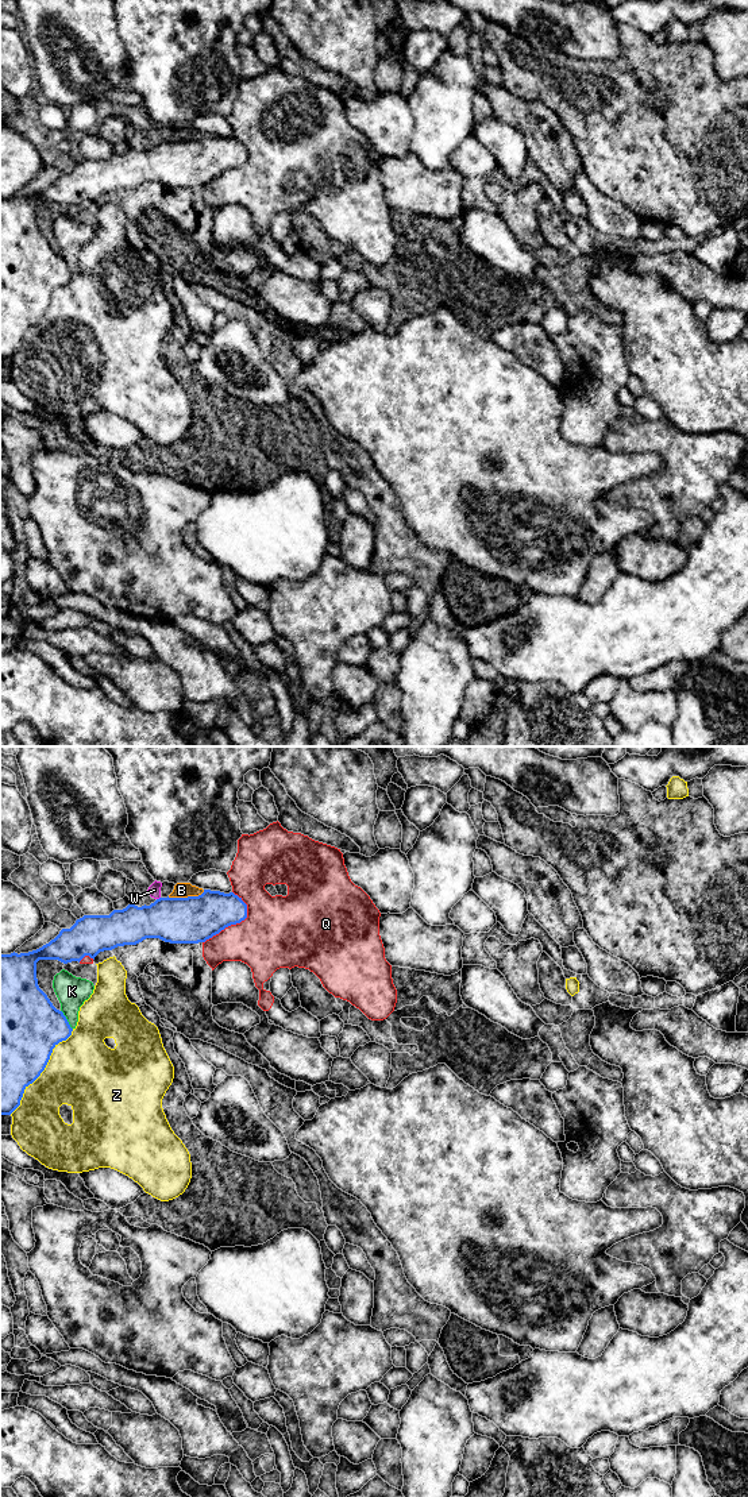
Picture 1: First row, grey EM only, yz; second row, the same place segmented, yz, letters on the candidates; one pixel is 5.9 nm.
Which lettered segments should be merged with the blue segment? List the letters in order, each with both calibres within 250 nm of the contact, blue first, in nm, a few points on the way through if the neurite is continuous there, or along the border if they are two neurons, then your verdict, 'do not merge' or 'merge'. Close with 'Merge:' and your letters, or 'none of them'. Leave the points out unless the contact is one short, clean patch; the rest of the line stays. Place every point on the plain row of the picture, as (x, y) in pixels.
B: calibres 280 and 100 nm; border yz (204, 134), (197, 139), (168, 141); do not merge
K: calibres 400 and 180 nm; do not merge
Q: calibres 280 and 400 nm; do not merge
W: calibres 280 and 80 nm; border yz (159, 141), (157, 143); do not merge
Z: calibres 500 and 420 nm; do not merge
Merge: none of them

